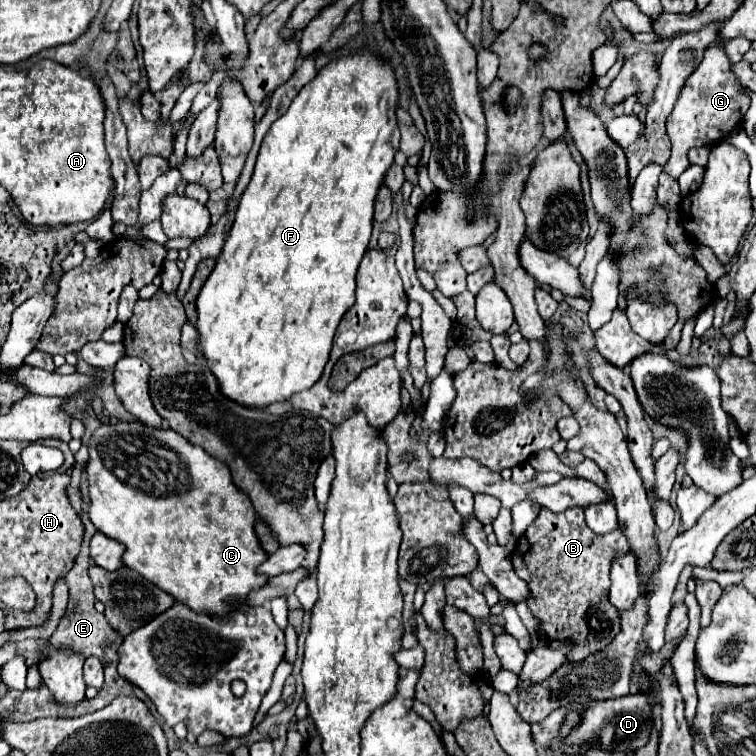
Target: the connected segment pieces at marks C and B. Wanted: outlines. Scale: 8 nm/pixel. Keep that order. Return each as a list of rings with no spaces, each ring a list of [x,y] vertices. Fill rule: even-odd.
[[[112,421],[100,425],[92,433],[88,451],[88,517],[100,533],[126,545],[122,557],[126,567],[138,571],[192,611],[218,617],[240,607],[238,603],[232,607],[228,603],[230,597],[244,599],[250,591],[258,589],[258,585],[266,583],[268,577],[256,575],[256,567],[268,557],[254,533],[256,513],[246,493],[234,485],[222,461],[190,445],[182,435],[174,433],[174,429],[168,429],[168,425],[152,427],[140,421]]]
[[[578,507],[566,509],[564,513],[552,513],[550,509],[540,509],[536,521],[526,529],[526,533],[522,535],[522,539],[518,539],[518,545],[514,547],[514,553],[512,553],[514,571],[516,571],[516,575],[518,575],[520,579],[524,579],[524,581],[528,583],[528,589],[530,589],[528,599],[526,599],[528,609],[530,609],[532,615],[540,621],[540,629],[546,633],[548,639],[552,639],[552,641],[570,641],[570,643],[574,645],[574,649],[570,649],[570,661],[580,661],[580,659],[584,659],[586,655],[592,655],[594,651],[596,651],[596,653],[602,651],[602,649],[620,633],[620,613],[614,609],[614,605],[608,603],[608,589],[610,589],[610,561],[614,559],[614,553],[616,553],[616,551],[626,551],[626,547],[628,547],[628,543],[620,528],[605,535],[596,535],[596,533],[586,525],[586,521],[584,521],[584,509],[578,509]]]

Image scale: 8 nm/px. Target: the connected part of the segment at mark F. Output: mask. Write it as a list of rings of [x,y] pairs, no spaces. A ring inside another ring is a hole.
[[[370,51],[354,53],[350,57],[340,57],[326,65],[308,85],[302,87],[302,91],[294,97],[290,109],[272,123],[270,131],[266,133],[254,175],[250,179],[248,189],[244,191],[234,223],[230,227],[228,239],[216,259],[216,265],[202,285],[198,297],[196,297],[196,331],[198,331],[198,351],[206,359],[210,371],[218,379],[218,387],[222,389],[224,397],[230,397],[238,401],[242,407],[250,409],[264,409],[270,403],[276,401],[288,401],[294,393],[300,393],[304,389],[310,389],[322,375],[322,369],[330,357],[332,339],[336,333],[336,327],[342,319],[342,315],[354,305],[354,289],[356,289],[356,271],[358,265],[366,253],[366,247],[370,243],[370,231],[372,231],[372,215],[374,215],[374,199],[382,185],[382,177],[388,171],[388,167],[394,161],[394,153],[398,151],[400,143],[400,131],[394,117],[394,111],[398,107],[398,87],[394,79],[394,69],[388,61],[376,57]]]

